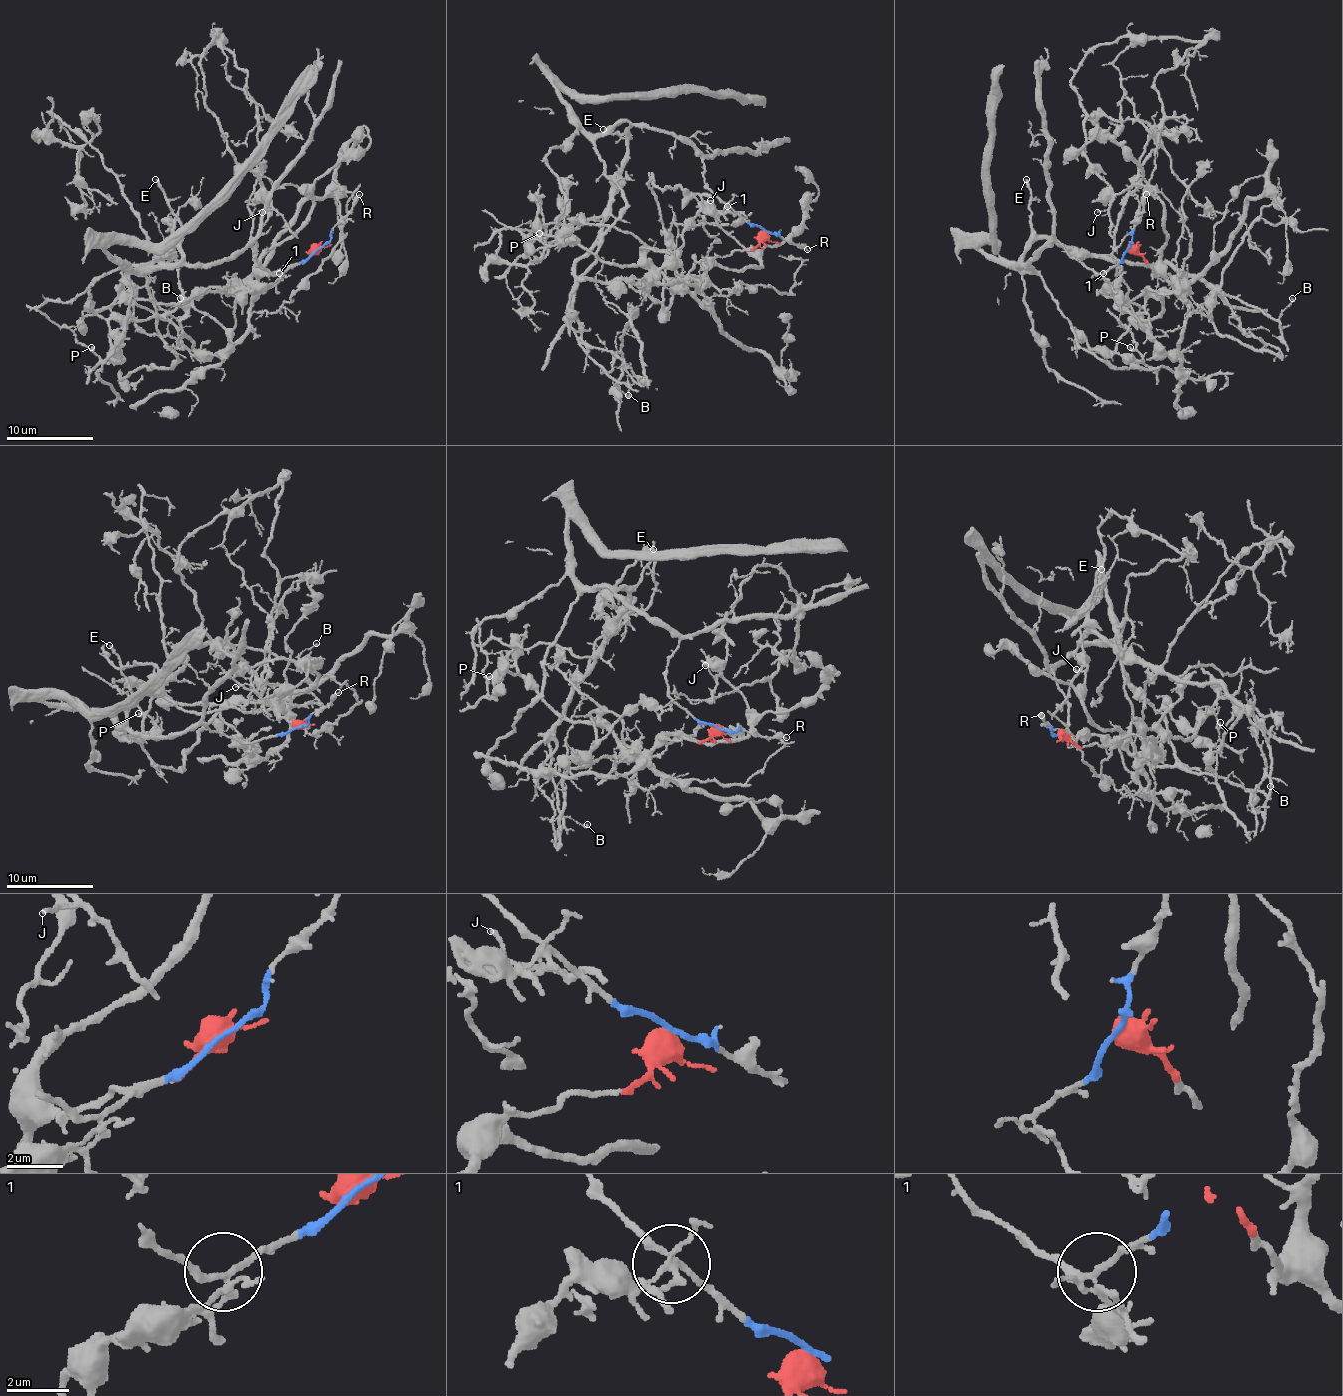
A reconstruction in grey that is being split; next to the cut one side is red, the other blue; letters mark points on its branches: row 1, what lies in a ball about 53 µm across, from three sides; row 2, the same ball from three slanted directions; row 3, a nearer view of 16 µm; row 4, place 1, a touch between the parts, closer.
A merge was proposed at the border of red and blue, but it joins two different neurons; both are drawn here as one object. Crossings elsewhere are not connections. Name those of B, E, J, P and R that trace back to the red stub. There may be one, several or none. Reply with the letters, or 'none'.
J, P

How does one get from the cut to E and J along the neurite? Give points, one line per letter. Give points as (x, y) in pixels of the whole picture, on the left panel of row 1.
E: (318, 249), (270, 273), (255, 258), (253, 241), (218, 265), (190, 265), (181, 247), (181, 221), (155, 180)
J: (318, 249), (277, 271), (261, 267), (311, 199), (281, 184), (261, 212)

